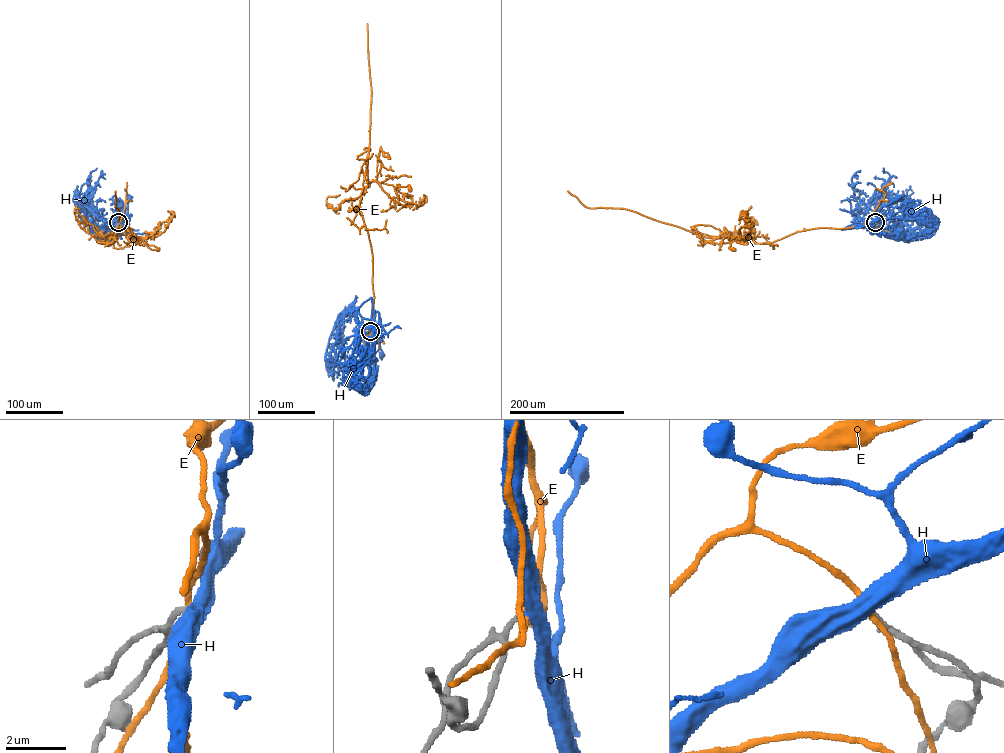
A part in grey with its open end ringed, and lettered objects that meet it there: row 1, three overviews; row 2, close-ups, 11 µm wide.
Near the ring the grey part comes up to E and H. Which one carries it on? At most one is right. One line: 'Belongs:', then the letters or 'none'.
Belongs: H

